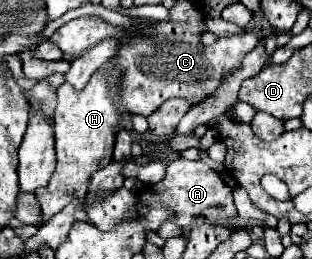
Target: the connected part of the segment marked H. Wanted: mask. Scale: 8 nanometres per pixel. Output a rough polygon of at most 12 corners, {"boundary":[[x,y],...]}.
{"boundary":[[108,74],[58,88],[44,222],[112,162],[122,114]]}

